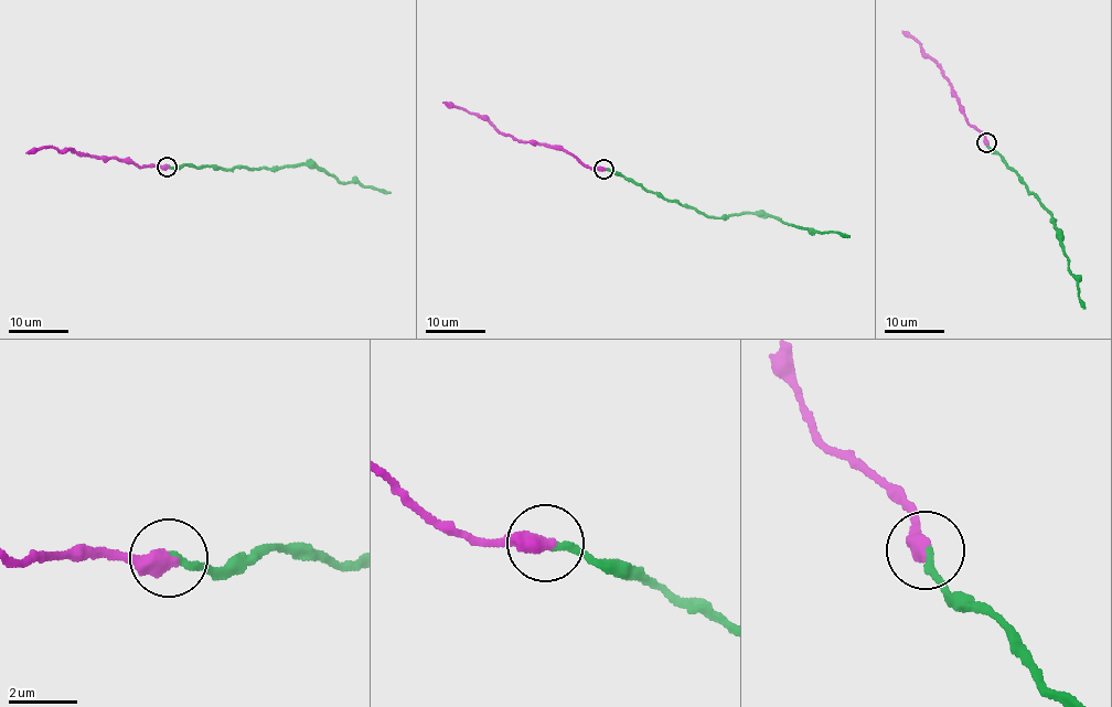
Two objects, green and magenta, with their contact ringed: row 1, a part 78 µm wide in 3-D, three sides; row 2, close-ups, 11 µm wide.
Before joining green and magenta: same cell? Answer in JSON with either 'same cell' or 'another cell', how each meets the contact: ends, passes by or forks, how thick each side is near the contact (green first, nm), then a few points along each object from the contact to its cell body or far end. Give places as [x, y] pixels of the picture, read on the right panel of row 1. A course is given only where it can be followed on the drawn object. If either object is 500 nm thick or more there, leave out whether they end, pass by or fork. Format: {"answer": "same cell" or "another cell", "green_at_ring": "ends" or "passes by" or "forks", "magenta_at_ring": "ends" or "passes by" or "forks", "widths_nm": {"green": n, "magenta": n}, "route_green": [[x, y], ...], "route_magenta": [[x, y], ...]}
{"answer": "same cell", "widths_nm": {"green": 200, "magenta": 500}, "route_green": [[987, 142], [1051, 215], [1079, 300], [1086, 308]], "route_magenta": [[987, 142], [963, 115], [942, 71], [918, 41], [901, 30]]}

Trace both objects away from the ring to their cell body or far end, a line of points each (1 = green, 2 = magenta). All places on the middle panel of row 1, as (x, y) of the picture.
1: (603, 169), (714, 217), (765, 212), (795, 226), (849, 237)
2: (603, 169), (585, 167), (564, 149), (502, 135), (491, 124), (444, 102)

